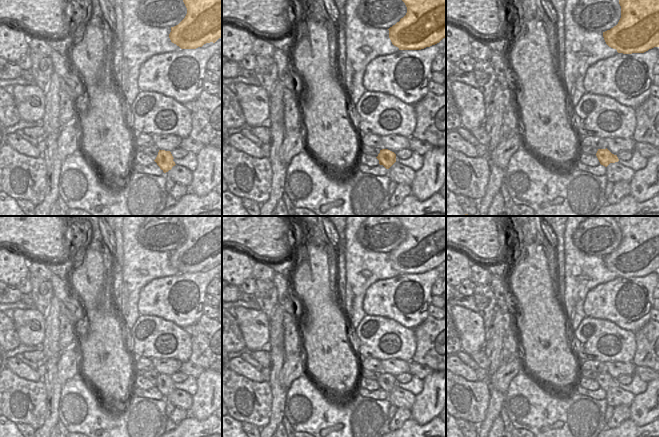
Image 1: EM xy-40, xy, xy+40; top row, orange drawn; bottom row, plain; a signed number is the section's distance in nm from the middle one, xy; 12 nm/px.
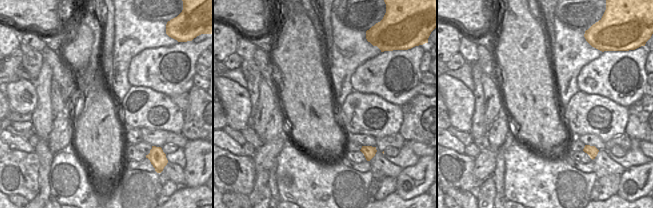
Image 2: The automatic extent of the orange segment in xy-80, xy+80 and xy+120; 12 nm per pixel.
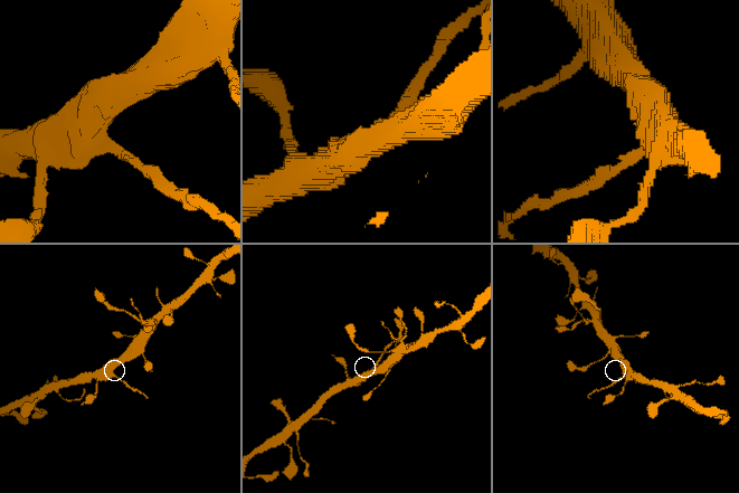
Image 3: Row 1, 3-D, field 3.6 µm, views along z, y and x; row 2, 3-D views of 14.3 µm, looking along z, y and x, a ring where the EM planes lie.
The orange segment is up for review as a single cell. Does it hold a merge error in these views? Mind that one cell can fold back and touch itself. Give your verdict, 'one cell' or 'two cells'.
two cells

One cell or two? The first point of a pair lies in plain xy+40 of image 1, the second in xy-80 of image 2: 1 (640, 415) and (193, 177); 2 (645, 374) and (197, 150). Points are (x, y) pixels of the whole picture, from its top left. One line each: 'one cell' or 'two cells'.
1: one cell
2: two cells

